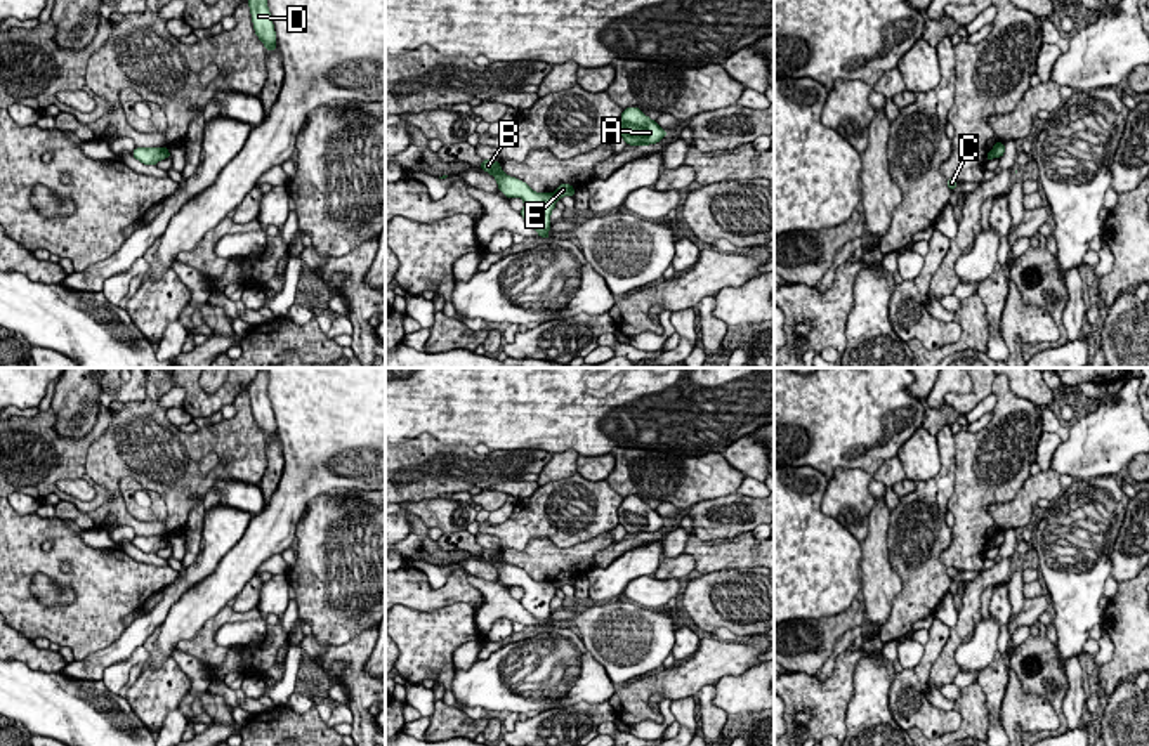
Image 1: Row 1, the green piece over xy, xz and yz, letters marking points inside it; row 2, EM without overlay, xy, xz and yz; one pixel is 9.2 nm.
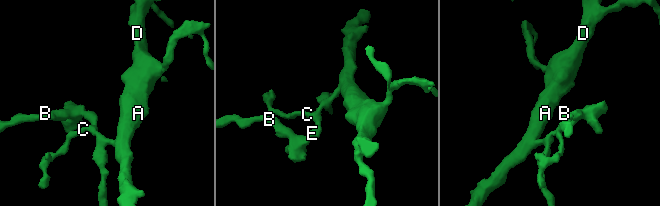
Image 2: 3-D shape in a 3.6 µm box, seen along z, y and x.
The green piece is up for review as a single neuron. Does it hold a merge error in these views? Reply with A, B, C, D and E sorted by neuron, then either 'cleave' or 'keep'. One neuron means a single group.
A C D E / B; cleave

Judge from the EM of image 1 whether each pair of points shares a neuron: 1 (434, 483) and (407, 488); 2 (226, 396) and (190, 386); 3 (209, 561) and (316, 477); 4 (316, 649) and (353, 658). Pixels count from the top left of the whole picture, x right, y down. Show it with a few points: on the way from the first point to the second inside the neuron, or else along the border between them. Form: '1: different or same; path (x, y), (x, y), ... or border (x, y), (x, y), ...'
1: same; path (427, 483), (413, 483)
2: same; path (217, 398), (202, 398), (198, 394)
3: different; border (252, 517), (243, 536), (219, 564)
4: different; border (330, 644), (320, 665)

